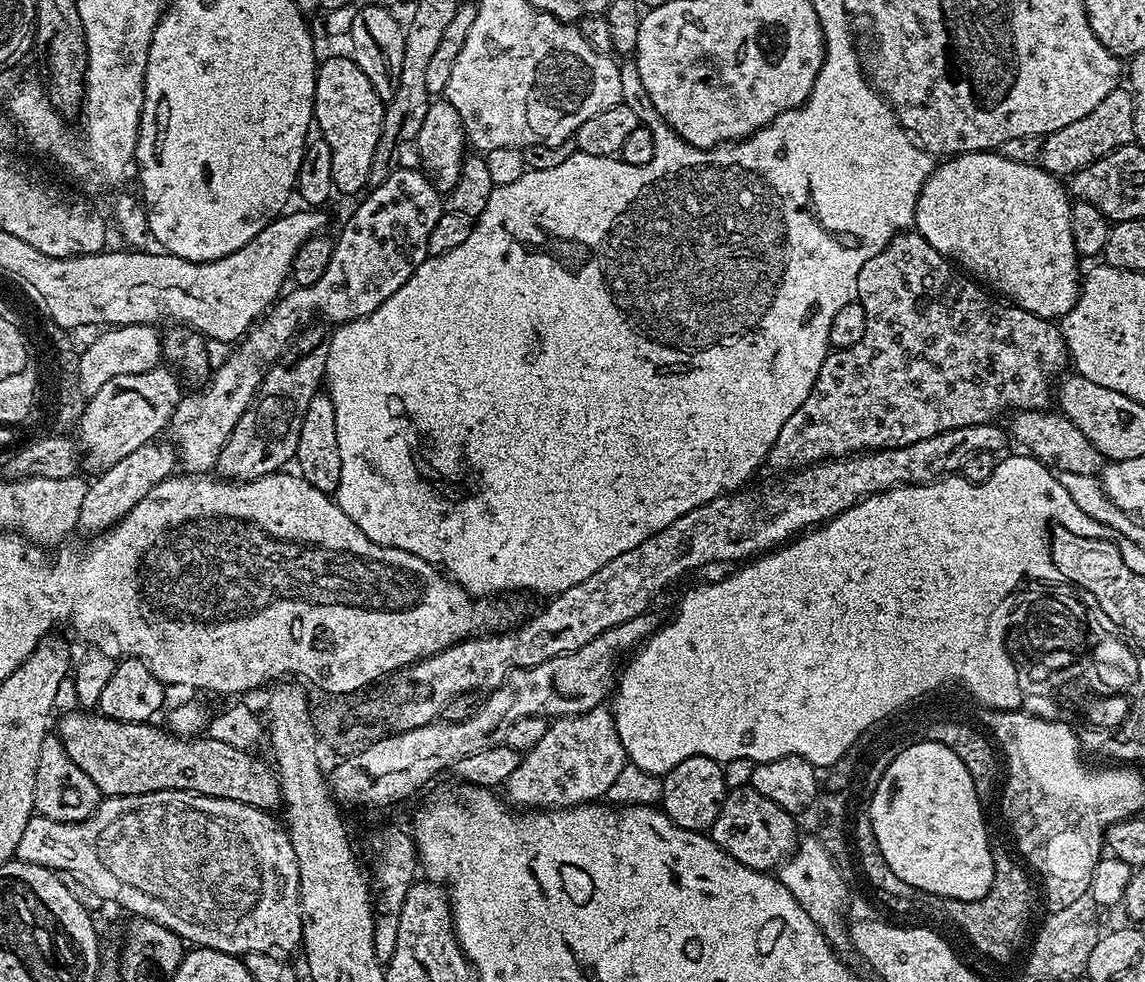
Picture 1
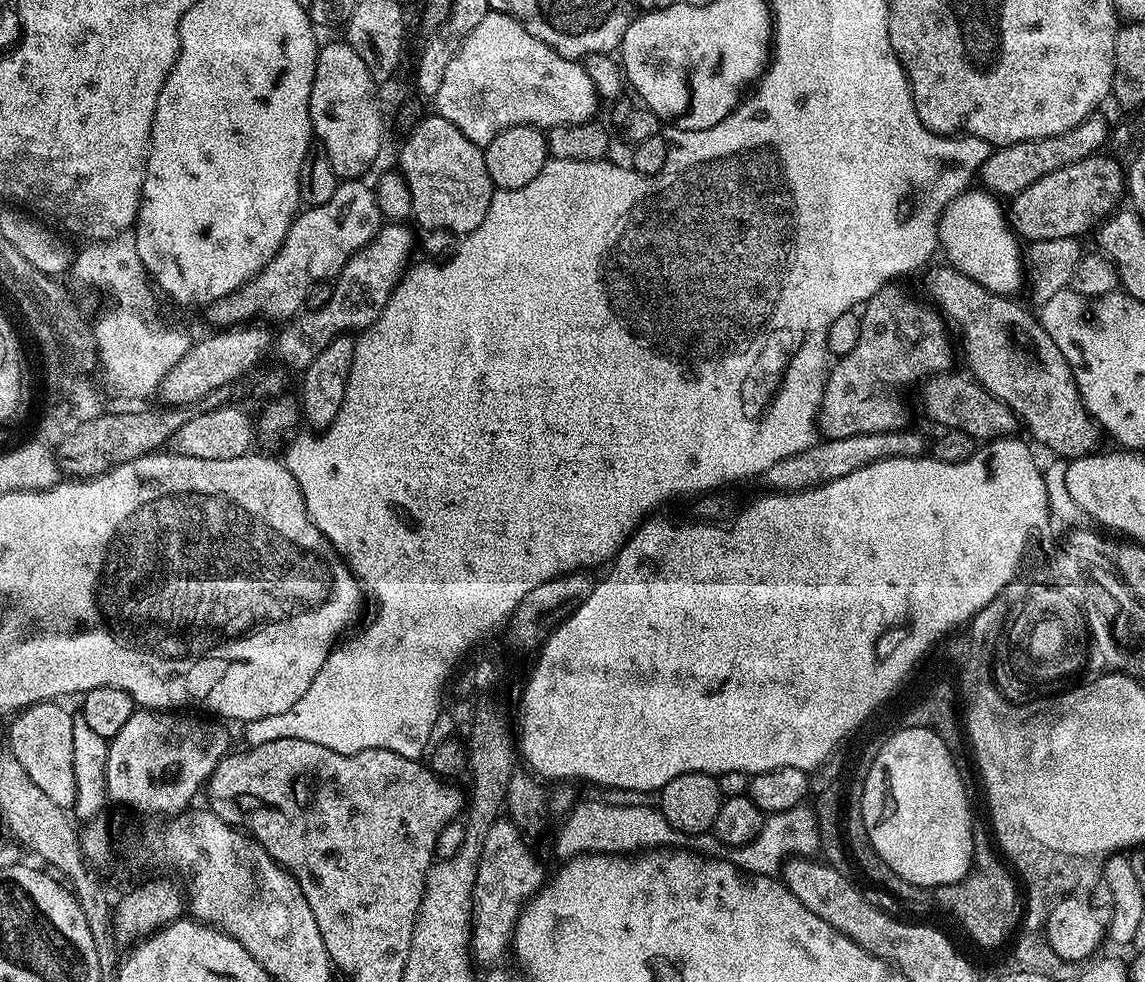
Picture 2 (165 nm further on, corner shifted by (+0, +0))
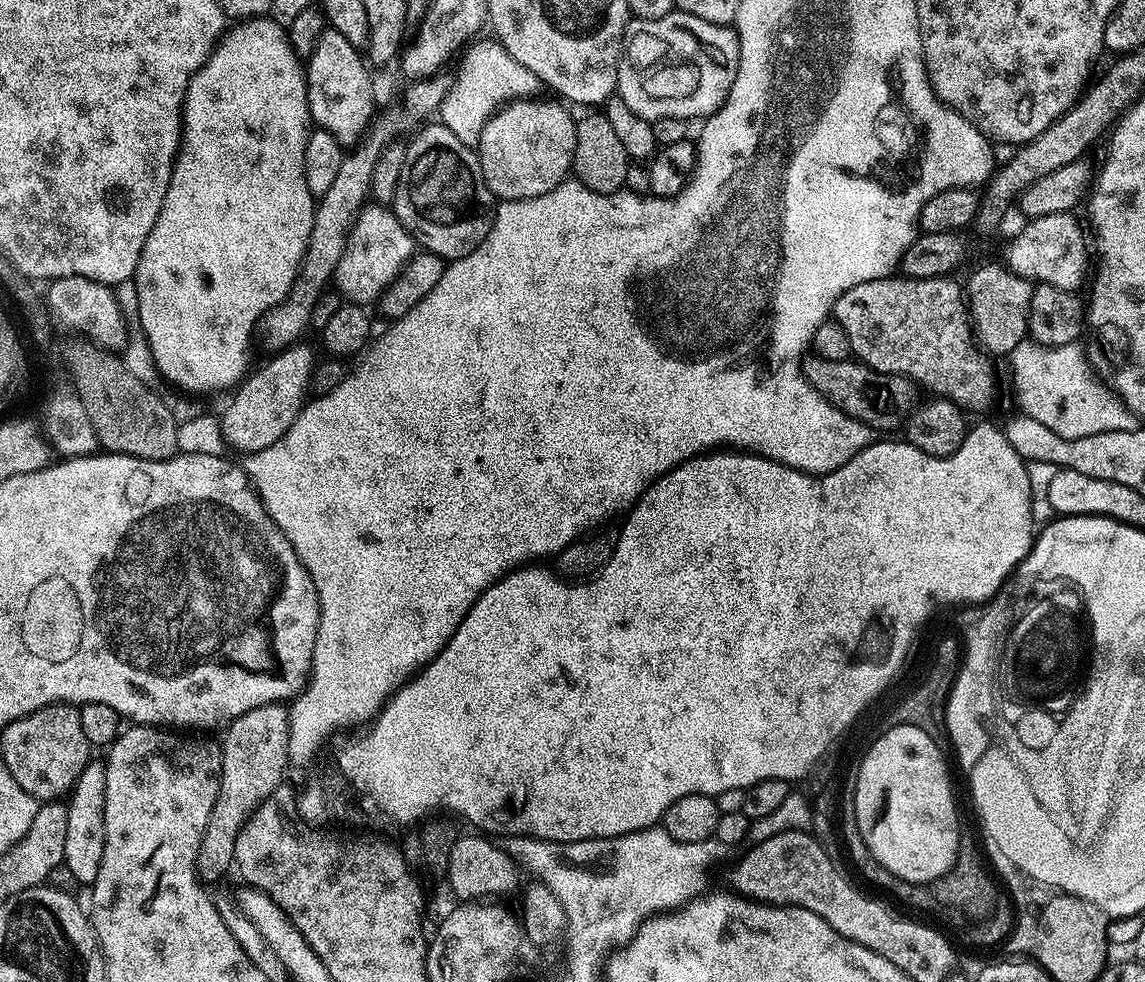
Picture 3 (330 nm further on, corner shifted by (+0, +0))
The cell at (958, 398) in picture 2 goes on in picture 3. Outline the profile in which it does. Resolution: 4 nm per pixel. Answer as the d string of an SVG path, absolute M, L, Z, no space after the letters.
M808 354L803 357L802 363L804 376L810 382L810 386L814 386L818 394L822 394L822 398L826 398L835 408L877 433L895 433L892 431L899 424L901 427L918 407L918 385L908 376L879 372L855 358L830 362L830 358Z

